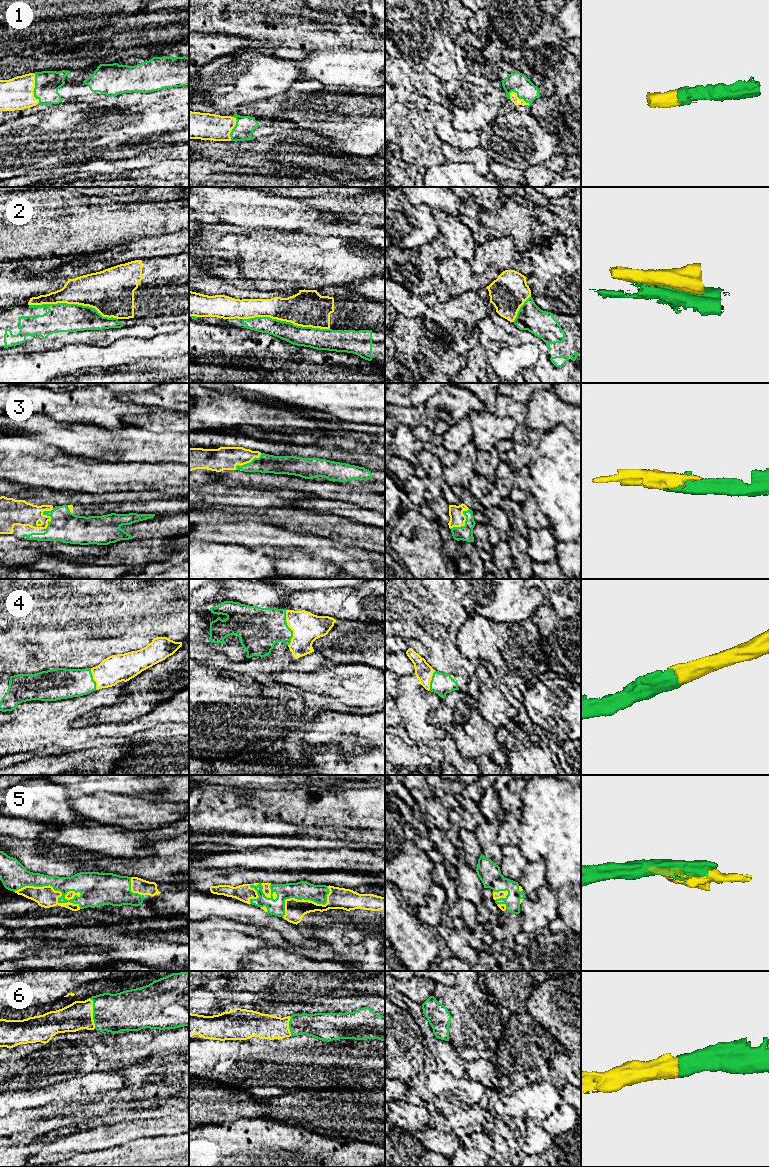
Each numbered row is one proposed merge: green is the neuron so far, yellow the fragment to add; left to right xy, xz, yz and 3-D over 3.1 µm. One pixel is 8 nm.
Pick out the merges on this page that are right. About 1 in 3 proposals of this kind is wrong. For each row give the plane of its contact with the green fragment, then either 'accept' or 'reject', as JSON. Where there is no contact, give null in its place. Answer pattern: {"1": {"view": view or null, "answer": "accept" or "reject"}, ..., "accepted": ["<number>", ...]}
{"1": {"view": "yz", "answer": "accept"}, "2": {"view": "xy", "answer": "reject"}, "3": {"view": "yz", "answer": "accept"}, "4": {"view": "xz", "answer": "accept"}, "5": {"view": "xy", "answer": "accept"}, "6": {"view": "xy", "answer": "accept"}, "accepted": ["1", "3", "4", "5", "6"]}

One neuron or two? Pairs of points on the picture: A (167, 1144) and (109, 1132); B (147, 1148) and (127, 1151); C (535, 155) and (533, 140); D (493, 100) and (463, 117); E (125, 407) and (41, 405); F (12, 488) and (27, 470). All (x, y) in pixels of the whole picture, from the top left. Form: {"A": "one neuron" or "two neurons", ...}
{"A": "two neurons", "B": "one neuron", "C": "one neuron", "D": "one neuron", "E": "one neuron", "F": "two neurons"}

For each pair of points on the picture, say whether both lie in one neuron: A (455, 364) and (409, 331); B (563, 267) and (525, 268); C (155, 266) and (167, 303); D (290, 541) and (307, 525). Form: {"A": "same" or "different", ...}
{"A": "same", "B": "different", "C": "same", "D": "different"}

